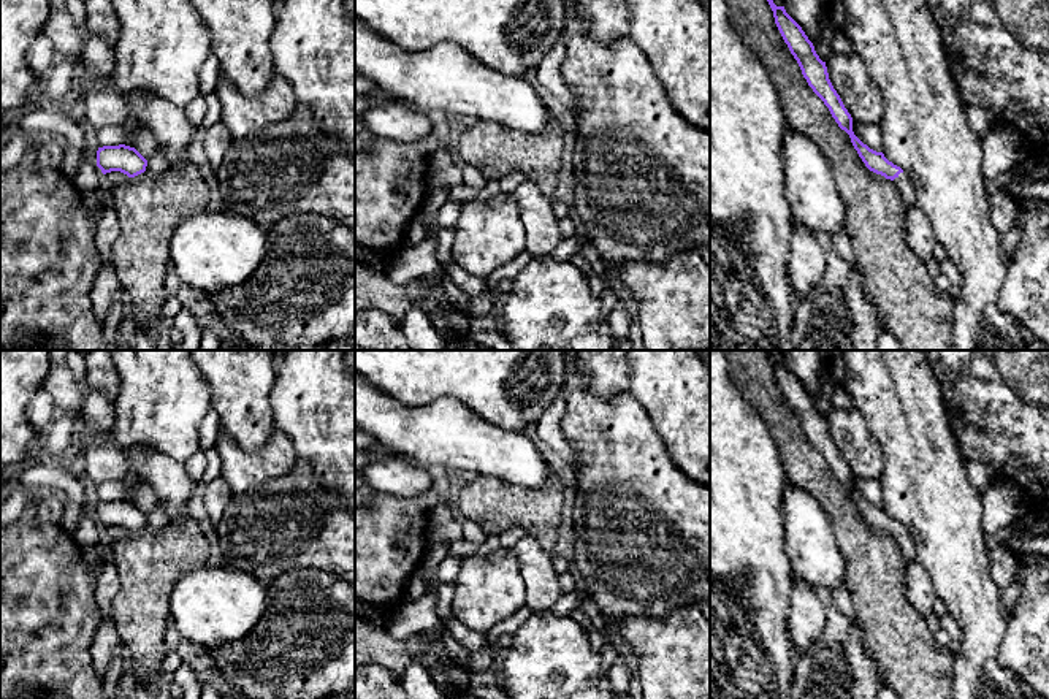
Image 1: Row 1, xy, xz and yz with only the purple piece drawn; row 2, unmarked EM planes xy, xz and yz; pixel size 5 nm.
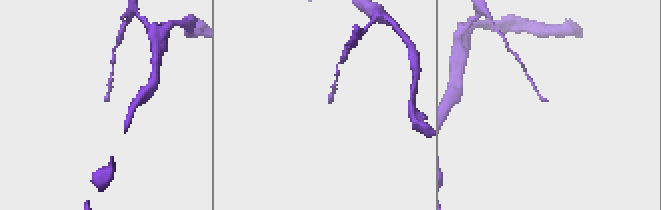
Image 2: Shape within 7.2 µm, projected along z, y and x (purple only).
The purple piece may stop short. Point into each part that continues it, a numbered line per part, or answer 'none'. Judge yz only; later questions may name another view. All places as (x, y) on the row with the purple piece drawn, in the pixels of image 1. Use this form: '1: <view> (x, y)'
1: yz (904, 184)

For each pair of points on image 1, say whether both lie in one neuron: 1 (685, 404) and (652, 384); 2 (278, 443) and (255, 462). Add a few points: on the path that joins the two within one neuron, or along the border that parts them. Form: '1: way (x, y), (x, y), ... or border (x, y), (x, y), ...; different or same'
1: way (677, 397), (664, 384), (659, 384); same
2: way (273, 447), (260, 460); same

